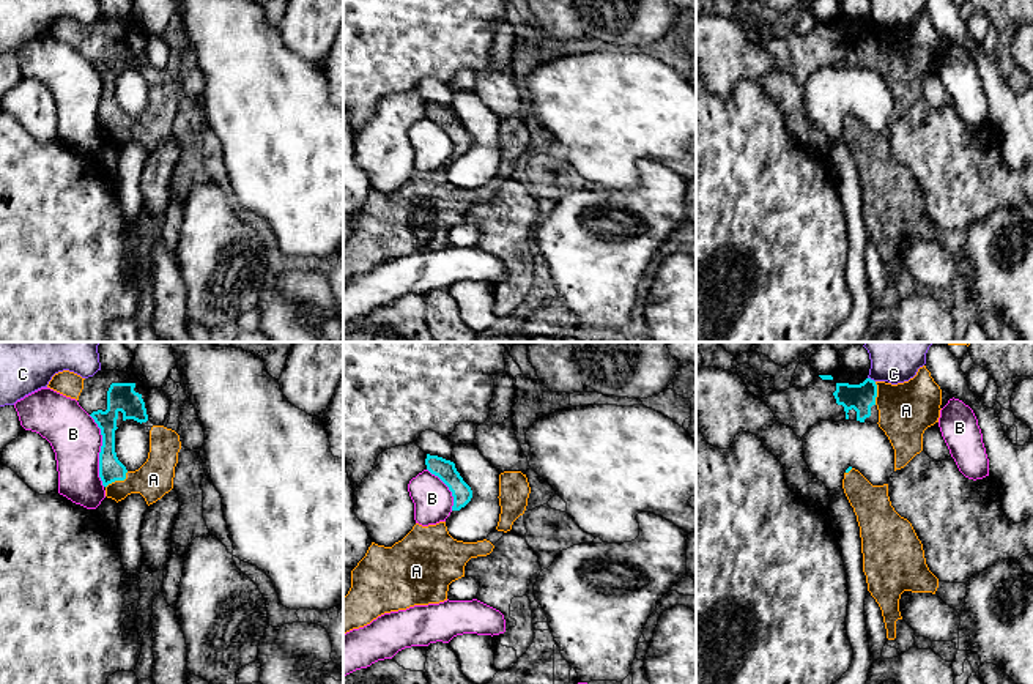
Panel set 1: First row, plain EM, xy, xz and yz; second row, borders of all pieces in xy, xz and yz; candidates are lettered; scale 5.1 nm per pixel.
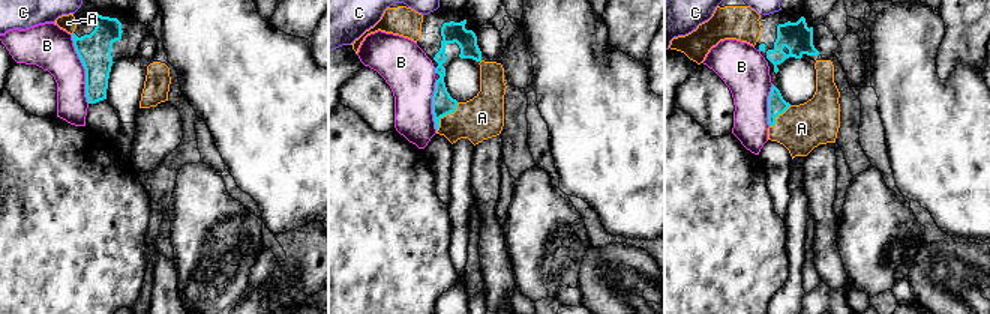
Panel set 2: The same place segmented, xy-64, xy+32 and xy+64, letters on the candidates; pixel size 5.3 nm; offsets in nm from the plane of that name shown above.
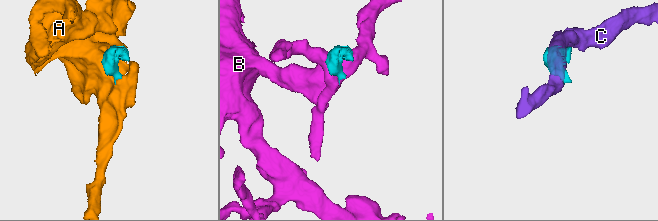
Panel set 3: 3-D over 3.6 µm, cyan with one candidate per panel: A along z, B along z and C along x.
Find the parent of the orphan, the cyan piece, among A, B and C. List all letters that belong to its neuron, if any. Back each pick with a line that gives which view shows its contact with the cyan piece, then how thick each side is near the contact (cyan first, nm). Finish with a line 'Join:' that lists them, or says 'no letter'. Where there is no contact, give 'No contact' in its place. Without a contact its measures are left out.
A: Touches cyan in xy. Thickness 120 nm (cyan) against 190 nm
Join: A

